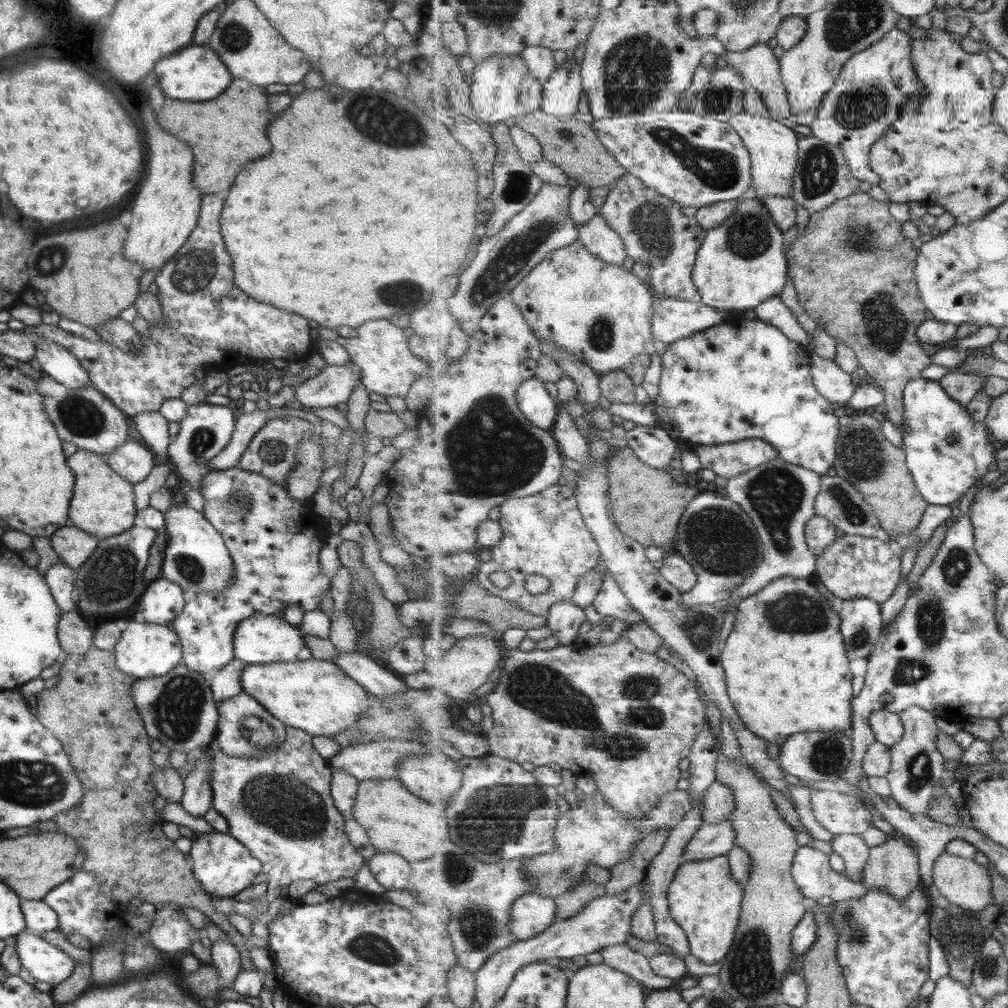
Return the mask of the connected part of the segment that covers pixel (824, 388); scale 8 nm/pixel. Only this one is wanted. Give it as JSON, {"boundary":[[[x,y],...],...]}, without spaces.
{"boundary":[[[811,350],[812,360],[812,374],[814,375],[815,386],[818,387],[818,391],[831,402],[838,402],[840,404],[847,404],[855,394],[856,388],[853,378],[851,378],[848,372],[845,372],[833,359],[823,358],[820,354],[817,354],[815,350]]]}

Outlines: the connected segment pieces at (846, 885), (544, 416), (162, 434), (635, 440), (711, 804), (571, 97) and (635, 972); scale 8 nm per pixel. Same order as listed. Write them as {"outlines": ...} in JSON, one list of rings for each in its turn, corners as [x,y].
{"outlines":[[[[800,846],[792,866],[795,882],[798,883],[808,902],[828,896],[833,902],[841,903],[847,900],[859,900],[868,894],[868,888],[861,882],[853,882],[843,872],[836,872],[829,866],[829,855],[809,846]]],[[[533,377],[518,388],[518,403],[523,414],[537,427],[551,431],[557,422],[557,402],[547,392],[543,380]]],[[[143,411],[132,416],[135,430],[155,456],[167,459],[166,446],[170,443],[167,436],[167,420],[158,411]]],[[[636,425],[626,432],[625,439],[635,455],[659,470],[668,469],[677,452],[678,441],[664,427]]],[[[716,780],[704,794],[702,817],[704,822],[725,822],[736,809],[734,792],[726,784]]],[[[568,60],[558,67],[543,86],[541,110],[559,117],[578,116],[583,94],[582,67]]],[[[628,944],[606,946],[600,954],[603,962],[615,970],[625,971],[635,978],[647,991],[670,989],[675,980],[657,975],[650,966],[650,959],[644,954],[635,952]]]]}

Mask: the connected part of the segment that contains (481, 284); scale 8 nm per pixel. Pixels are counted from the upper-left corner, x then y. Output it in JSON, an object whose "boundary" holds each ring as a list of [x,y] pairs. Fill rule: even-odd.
{"boundary":[[[545,182],[539,194],[527,205],[525,210],[516,214],[507,226],[497,235],[496,238],[486,234],[476,241],[474,252],[469,261],[469,268],[463,268],[460,275],[457,294],[446,301],[454,316],[454,319],[463,327],[476,327],[490,308],[502,298],[507,298],[513,289],[530,274],[530,272],[544,259],[547,254],[559,248],[565,248],[573,244],[579,238],[579,225],[575,224],[570,214],[570,196],[573,190],[568,186],[557,186]]]}

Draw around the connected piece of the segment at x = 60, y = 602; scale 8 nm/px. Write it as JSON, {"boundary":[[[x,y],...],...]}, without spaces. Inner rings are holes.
{"boundary":[[[59,562],[49,566],[49,570],[45,570],[43,577],[60,612],[73,610],[74,602],[71,598],[71,592],[73,592],[74,587],[74,570]]]}

